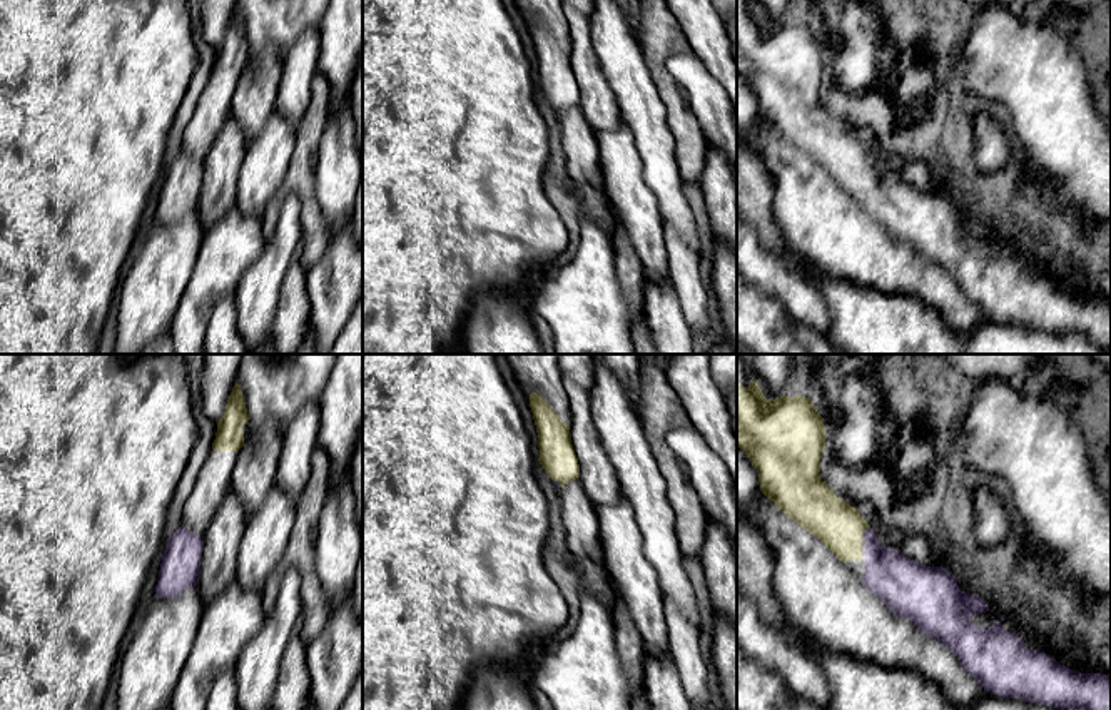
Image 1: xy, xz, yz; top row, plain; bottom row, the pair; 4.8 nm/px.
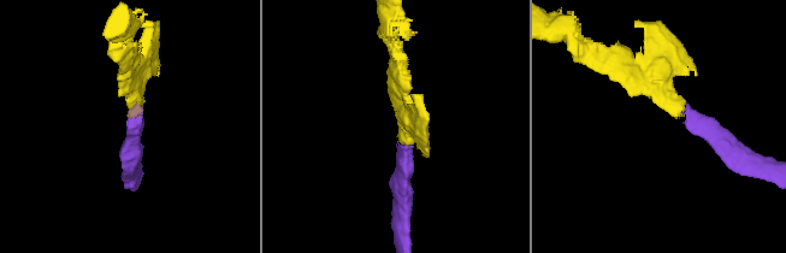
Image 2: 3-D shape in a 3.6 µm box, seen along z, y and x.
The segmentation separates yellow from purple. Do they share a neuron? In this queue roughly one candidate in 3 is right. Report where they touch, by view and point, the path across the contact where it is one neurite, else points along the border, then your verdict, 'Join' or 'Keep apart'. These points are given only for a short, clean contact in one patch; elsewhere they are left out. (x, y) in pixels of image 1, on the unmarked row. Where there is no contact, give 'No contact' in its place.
Touches yellow at yz (866, 154). Join

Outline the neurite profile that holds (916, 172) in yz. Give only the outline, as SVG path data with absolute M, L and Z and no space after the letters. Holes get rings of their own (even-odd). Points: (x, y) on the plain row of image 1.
M870 127L849 129L867 147L869 154L875 159L877 167L885 174L895 174L904 182L924 192L946 192L946 182L941 182L929 169L927 162L904 160L899 154L887 154L880 149Z

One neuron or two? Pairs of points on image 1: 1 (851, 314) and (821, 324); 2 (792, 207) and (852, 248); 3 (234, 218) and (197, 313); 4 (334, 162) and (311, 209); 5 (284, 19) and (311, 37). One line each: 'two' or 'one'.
1: two
2: one
3: one
4: two
5: two

